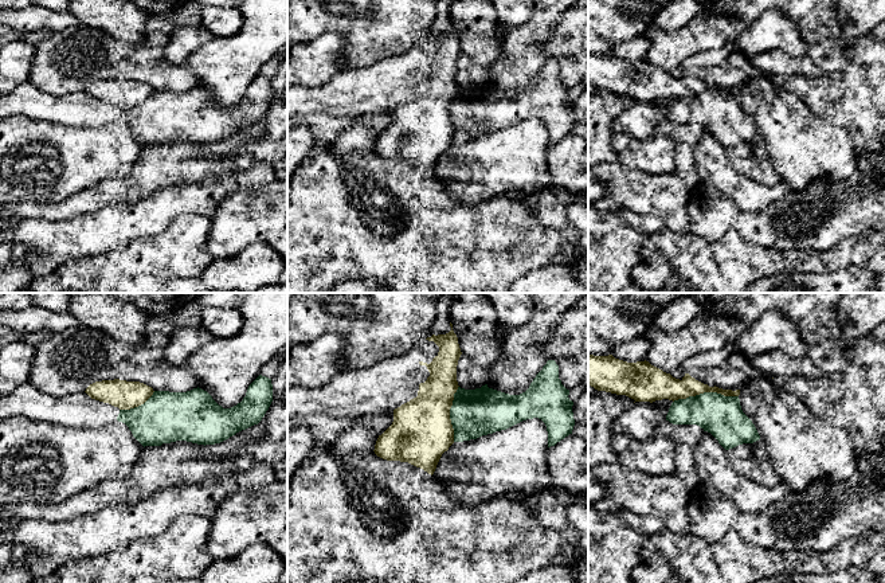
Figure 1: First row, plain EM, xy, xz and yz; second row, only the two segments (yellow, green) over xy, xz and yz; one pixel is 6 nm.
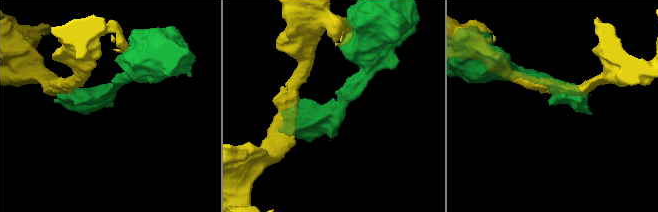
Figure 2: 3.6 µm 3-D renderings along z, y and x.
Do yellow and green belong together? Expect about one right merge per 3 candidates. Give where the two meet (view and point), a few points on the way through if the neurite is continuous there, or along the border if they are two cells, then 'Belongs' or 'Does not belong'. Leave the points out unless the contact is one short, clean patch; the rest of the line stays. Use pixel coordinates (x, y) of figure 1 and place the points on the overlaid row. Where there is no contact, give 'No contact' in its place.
Touches yellow at yz (705, 391). Boundary: yz (737, 395), (700, 392), (678, 398), (673, 402). Does not belong

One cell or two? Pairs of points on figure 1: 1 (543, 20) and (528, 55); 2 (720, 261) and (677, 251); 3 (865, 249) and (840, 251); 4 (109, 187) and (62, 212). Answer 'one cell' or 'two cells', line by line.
1: one cell
2: one cell
3: one cell
4: one cell

